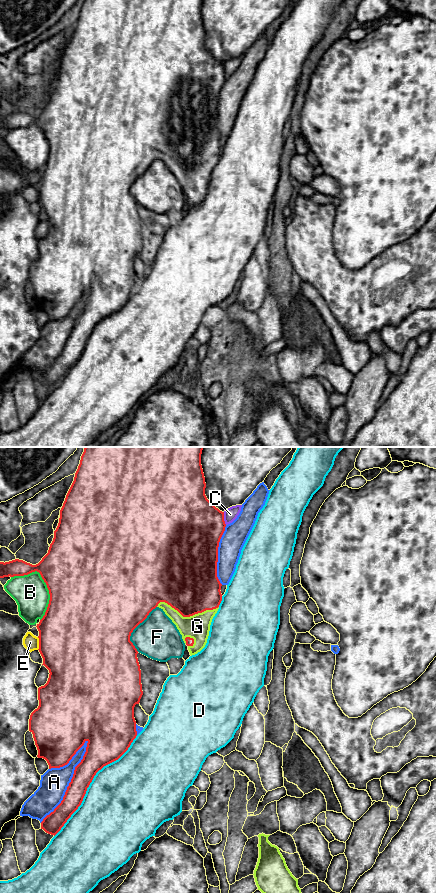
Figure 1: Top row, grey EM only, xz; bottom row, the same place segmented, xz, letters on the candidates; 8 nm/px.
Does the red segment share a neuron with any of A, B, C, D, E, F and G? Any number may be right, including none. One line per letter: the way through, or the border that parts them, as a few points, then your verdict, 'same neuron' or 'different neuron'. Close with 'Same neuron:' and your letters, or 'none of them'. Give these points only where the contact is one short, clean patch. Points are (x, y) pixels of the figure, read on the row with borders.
A: different neuron
B: different neuron
C: different neuron
D: different neuron
E: different neuron
F: different neuron
G: same neuron
Same neuron: G

